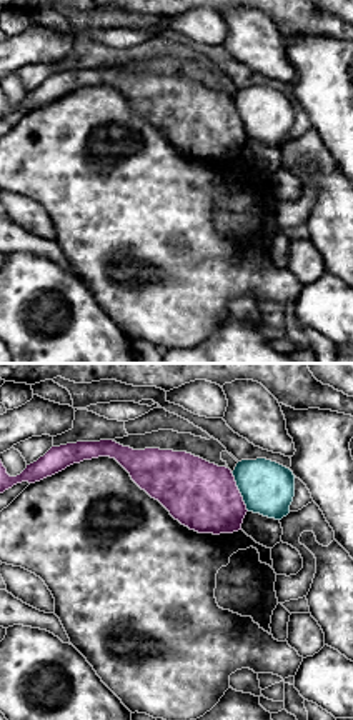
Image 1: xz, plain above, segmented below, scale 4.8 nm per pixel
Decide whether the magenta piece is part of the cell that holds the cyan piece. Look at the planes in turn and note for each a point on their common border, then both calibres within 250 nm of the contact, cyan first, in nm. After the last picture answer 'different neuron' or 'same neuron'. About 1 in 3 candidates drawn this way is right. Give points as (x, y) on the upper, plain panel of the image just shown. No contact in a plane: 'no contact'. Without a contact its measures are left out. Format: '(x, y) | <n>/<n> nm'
(240, 119) | 260/320 nm

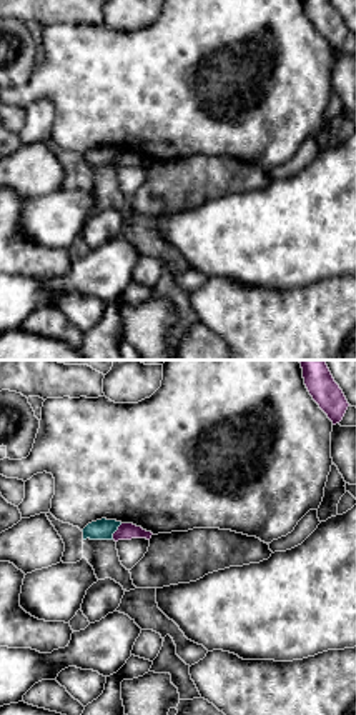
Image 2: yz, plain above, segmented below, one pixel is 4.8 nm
(115, 157) | 100/80 nm

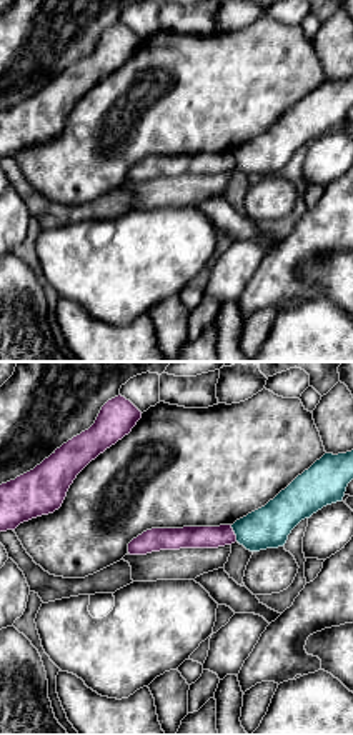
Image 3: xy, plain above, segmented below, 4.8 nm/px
(235, 160) | 200/110 nm

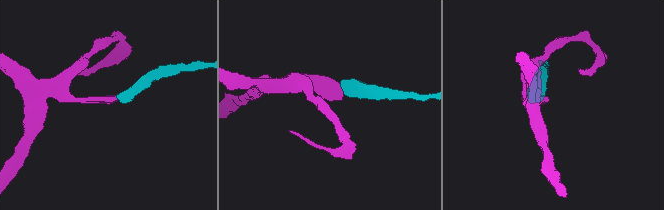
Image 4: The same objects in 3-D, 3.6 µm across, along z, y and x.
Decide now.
different neuron

